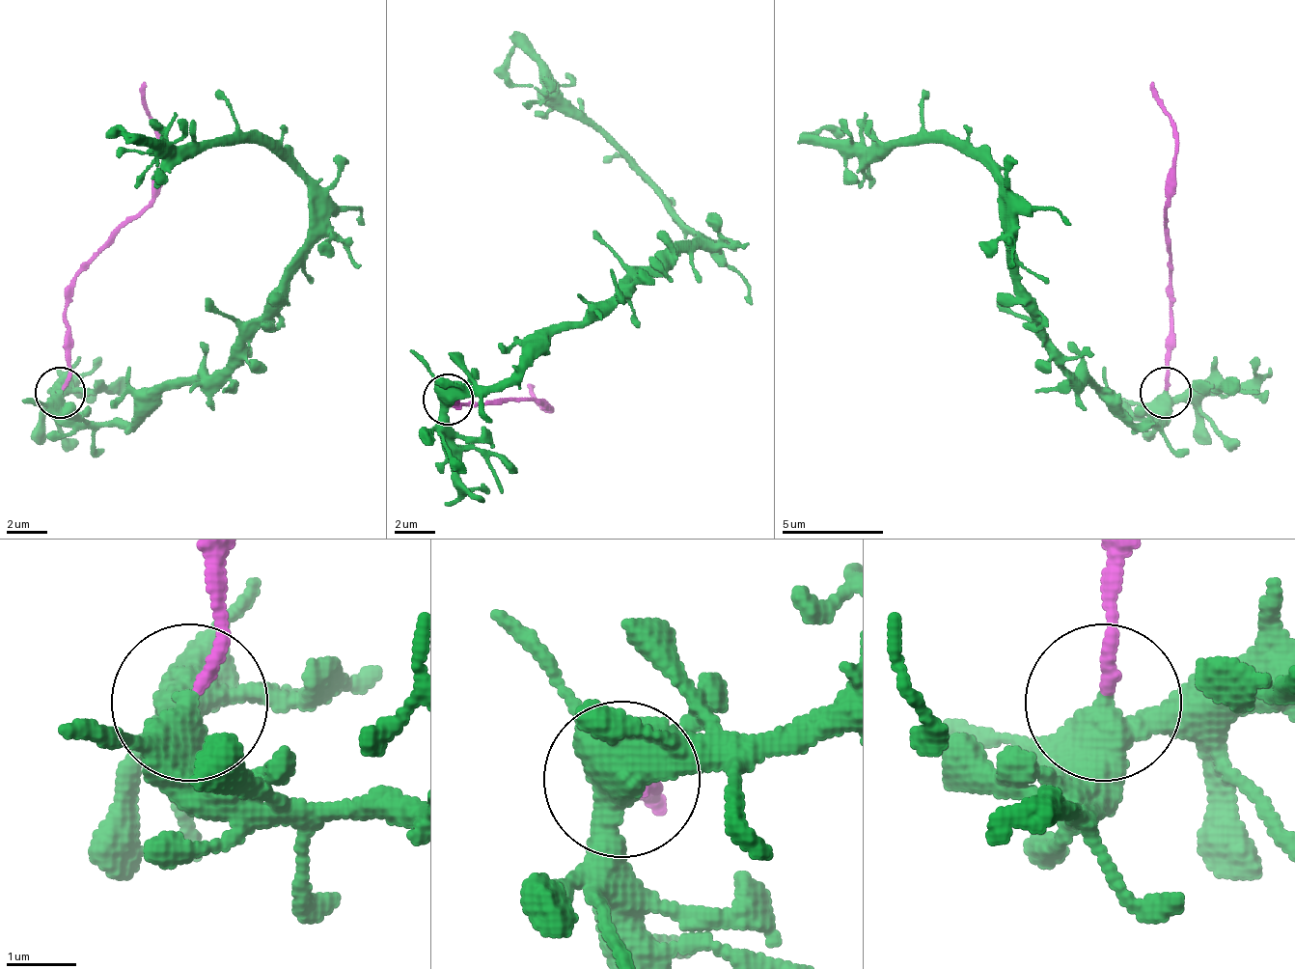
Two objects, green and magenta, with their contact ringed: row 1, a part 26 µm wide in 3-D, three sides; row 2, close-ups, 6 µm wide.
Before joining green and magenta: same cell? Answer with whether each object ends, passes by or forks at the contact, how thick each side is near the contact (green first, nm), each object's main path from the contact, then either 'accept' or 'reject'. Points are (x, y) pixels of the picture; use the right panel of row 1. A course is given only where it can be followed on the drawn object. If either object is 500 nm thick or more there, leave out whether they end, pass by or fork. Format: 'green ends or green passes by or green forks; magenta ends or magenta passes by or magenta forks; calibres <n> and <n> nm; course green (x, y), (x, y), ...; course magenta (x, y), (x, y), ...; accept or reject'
green passes by; magenta ends; calibres 440 and 160 nm; course green (1167, 394), (1151, 425), (1136, 425), (1060, 358), (1013, 276), (1003, 184), (952, 144), (814, 139), (845, 133); course magenta (1167, 389), (1171, 287), (1167, 175), (1176, 164), (1176, 133), (1151, 83); reject

